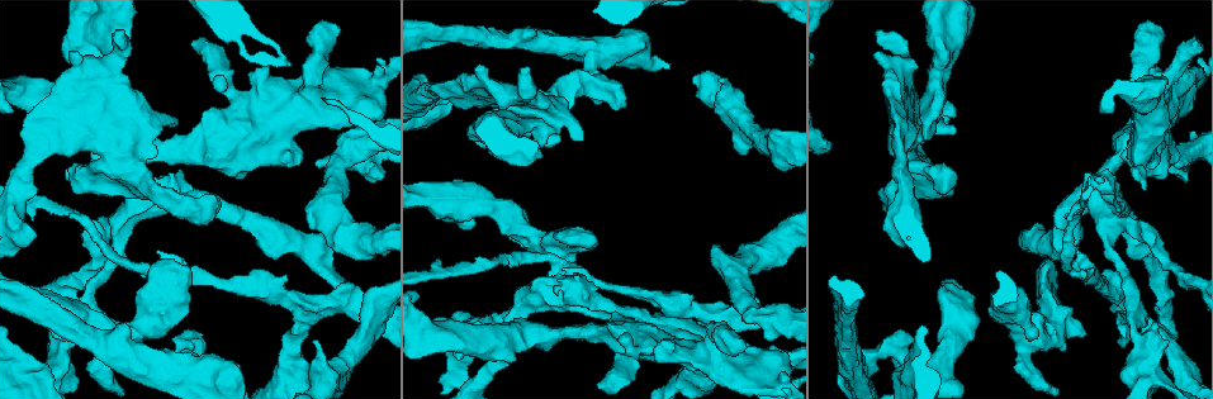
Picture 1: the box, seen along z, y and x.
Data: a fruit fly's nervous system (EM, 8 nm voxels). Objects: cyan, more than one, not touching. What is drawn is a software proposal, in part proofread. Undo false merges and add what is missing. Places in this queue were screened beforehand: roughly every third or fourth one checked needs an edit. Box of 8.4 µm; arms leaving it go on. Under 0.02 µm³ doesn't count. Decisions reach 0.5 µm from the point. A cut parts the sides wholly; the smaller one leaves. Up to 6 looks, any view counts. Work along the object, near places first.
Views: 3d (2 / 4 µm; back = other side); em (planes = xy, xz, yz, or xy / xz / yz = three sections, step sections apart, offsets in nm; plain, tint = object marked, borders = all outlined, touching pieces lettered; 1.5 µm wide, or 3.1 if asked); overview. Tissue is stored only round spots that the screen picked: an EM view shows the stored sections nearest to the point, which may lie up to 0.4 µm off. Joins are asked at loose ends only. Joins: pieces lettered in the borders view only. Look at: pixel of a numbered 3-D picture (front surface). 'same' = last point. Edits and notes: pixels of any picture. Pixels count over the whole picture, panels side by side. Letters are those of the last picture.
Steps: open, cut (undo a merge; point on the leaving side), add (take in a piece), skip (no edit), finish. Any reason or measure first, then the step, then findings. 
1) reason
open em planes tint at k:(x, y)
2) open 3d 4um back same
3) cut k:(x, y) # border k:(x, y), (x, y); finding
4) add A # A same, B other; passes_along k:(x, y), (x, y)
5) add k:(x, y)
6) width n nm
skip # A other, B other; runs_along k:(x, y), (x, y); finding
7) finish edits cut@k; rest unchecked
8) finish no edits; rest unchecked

an open end
open em planes borders at 1:(745, 348)

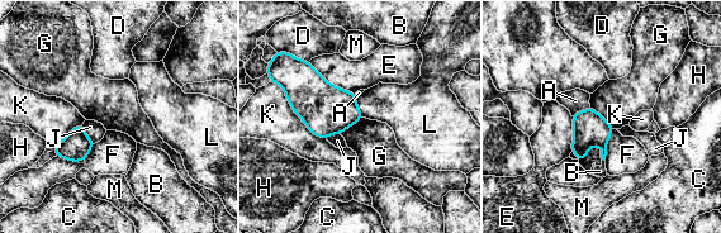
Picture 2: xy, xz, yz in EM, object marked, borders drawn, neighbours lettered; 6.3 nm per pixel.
skip # A other, B other, C other, D other, E other, F other, G other, H other, J other, K other, L other, M other; border 2:(591, 107), (615, 128); none of them fits

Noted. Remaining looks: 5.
free end
open em planes borders at 1:(874, 32)

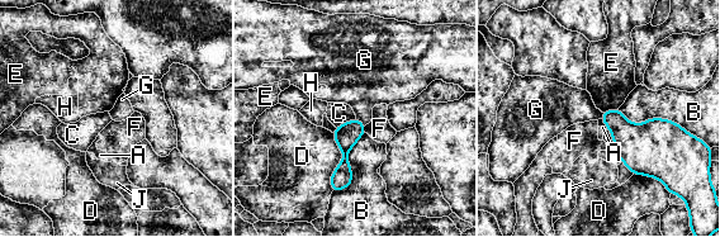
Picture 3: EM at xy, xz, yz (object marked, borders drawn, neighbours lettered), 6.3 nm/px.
skip # A other, B other, C other, D other, E other, F other, G other, H other, J other; runs_along 3:(355, 122), (335, 188); none of them fits

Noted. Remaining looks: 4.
sudden change in width
open em planes borders at 1:(98, 135)

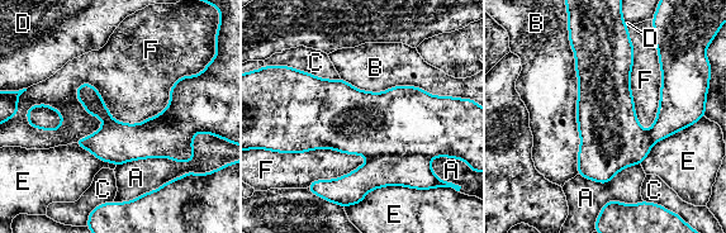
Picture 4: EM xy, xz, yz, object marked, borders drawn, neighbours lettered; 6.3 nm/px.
longest_contact B 850 nm
cut 4:(414, 171) # A other, B other, C other, D other, E other, F other; border 4:(428, 157), (376, 155), (370, 158); two neurons meet here

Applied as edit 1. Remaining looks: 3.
finish edits cut@4; rest unchecked

